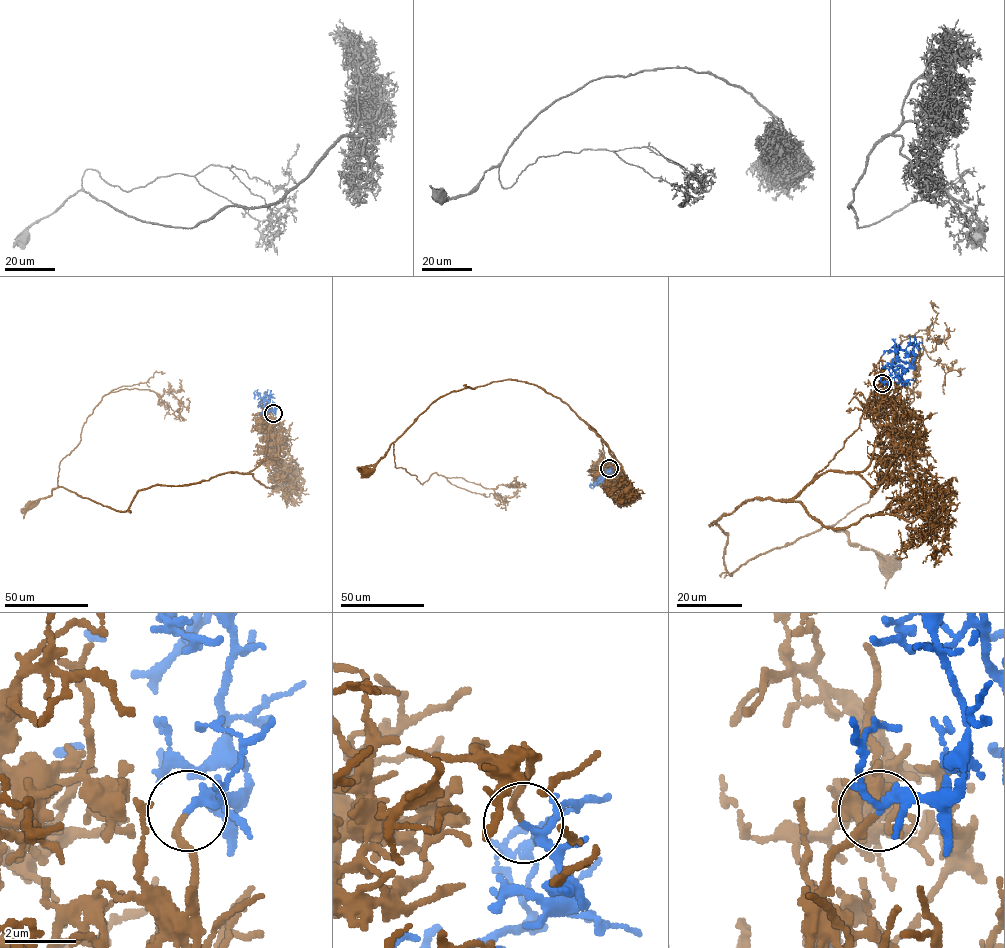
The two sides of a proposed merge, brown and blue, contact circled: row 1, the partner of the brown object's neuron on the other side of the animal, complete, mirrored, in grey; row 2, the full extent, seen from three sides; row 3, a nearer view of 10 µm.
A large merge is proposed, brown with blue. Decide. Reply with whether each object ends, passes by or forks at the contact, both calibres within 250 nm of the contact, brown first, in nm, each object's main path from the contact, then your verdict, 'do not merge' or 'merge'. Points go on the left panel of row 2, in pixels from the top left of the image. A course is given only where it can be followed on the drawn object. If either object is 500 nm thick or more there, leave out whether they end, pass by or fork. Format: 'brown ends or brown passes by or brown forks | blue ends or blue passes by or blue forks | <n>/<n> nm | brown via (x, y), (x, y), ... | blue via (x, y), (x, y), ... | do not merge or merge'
brown ends | blue passes by | 180/170 nm | brown via (273, 413), (278, 458), (247, 472), (155, 485), (137, 491), (122, 512), (60, 487), (29, 505) | blue via (273, 413), (275, 404), (267, 404), (267, 396), (263, 398), (256, 390), (255, 395) | merge

